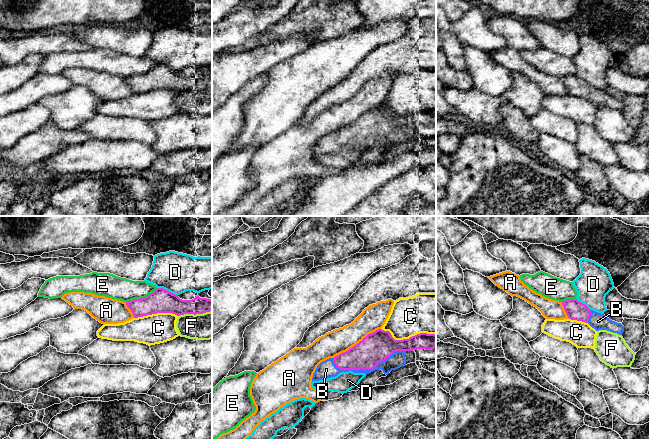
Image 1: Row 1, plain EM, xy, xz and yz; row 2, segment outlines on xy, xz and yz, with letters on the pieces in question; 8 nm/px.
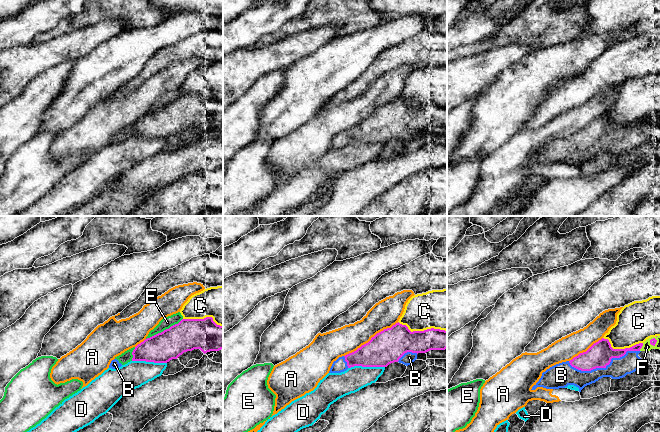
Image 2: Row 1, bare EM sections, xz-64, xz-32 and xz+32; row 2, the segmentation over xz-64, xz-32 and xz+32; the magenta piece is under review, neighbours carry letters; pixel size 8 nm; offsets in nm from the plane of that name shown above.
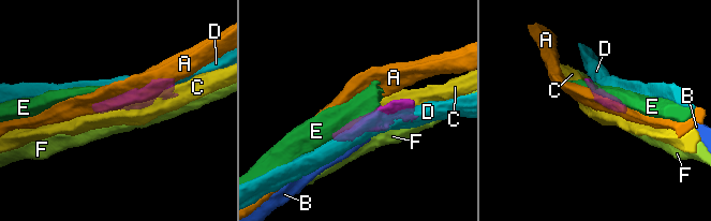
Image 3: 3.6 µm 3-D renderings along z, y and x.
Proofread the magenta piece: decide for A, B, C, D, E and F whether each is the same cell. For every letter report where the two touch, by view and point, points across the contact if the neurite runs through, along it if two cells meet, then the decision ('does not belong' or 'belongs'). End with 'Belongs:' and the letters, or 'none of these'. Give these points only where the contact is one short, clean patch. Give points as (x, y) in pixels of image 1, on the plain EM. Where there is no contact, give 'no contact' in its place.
A: xz (356, 120) | does not belong
B: xz (367, 144) | belongs
C: xz (408, 115) | does not belong
D: xy (166, 66) | does not belong
E: xy (141, 74) | does not belong
F: xy (194, 90) | does not belong
Belongs: B

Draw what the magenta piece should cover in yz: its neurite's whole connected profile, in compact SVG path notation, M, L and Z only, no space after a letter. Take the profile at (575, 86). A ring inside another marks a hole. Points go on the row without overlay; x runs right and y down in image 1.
M577 75L565 76L562 81L569 95L588 99L596 107L607 106L619 111L624 108L624 102L621 99L610 96L604 90L590 86Z

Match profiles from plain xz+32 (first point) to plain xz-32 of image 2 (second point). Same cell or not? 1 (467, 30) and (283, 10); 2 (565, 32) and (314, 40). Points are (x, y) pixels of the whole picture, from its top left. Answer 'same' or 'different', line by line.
1: same
2: different

